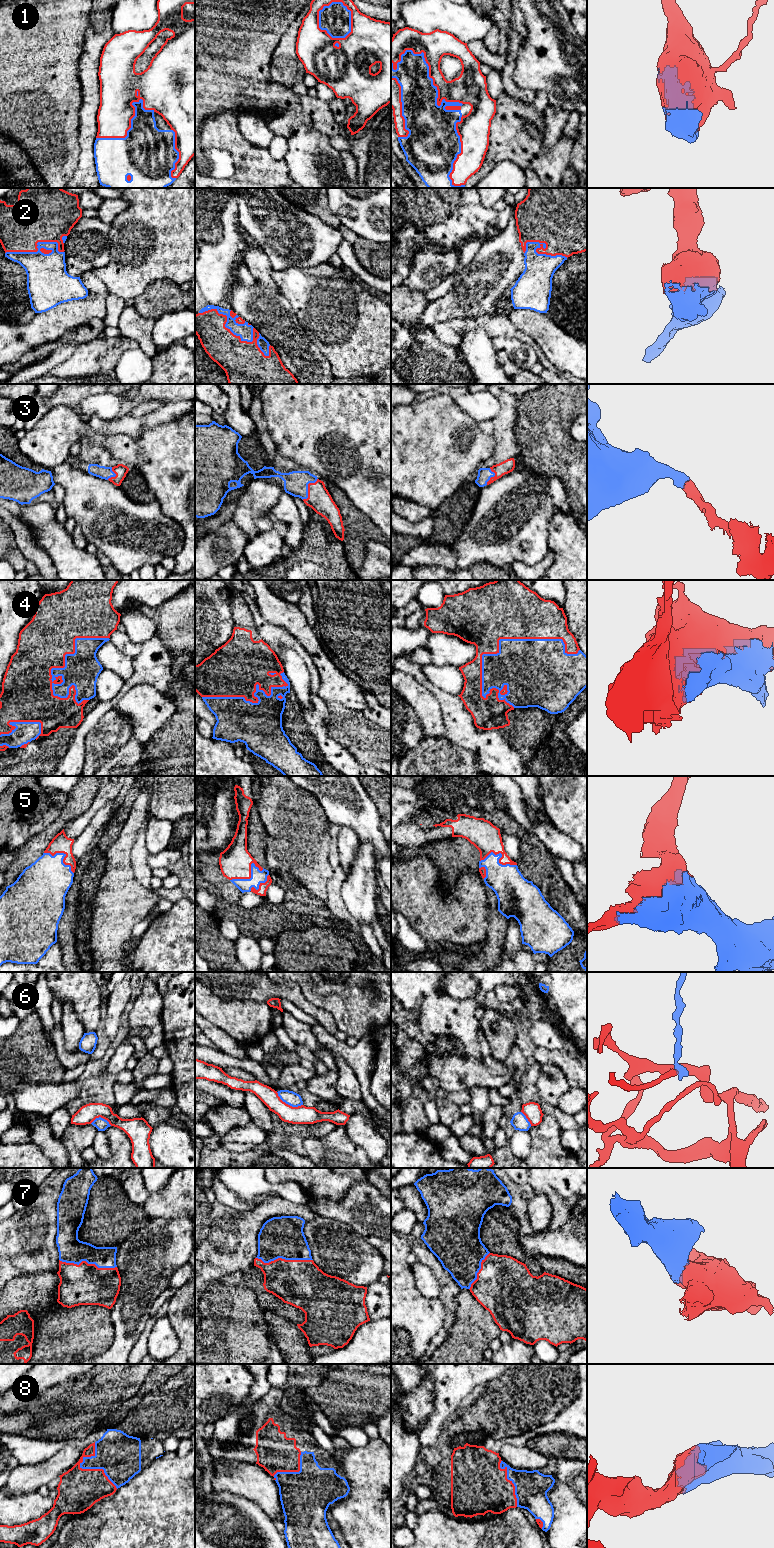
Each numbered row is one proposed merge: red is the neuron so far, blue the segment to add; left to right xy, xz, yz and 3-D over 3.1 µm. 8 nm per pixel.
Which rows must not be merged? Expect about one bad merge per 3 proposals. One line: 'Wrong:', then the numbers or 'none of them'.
Wrong: 6

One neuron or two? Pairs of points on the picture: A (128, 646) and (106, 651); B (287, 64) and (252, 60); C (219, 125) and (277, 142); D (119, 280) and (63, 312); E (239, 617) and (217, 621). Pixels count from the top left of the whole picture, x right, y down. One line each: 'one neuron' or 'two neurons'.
A: two neurons
B: two neurons
C: two neurons
D: two neurons
E: two neurons

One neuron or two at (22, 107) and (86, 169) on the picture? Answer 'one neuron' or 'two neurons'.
two neurons

